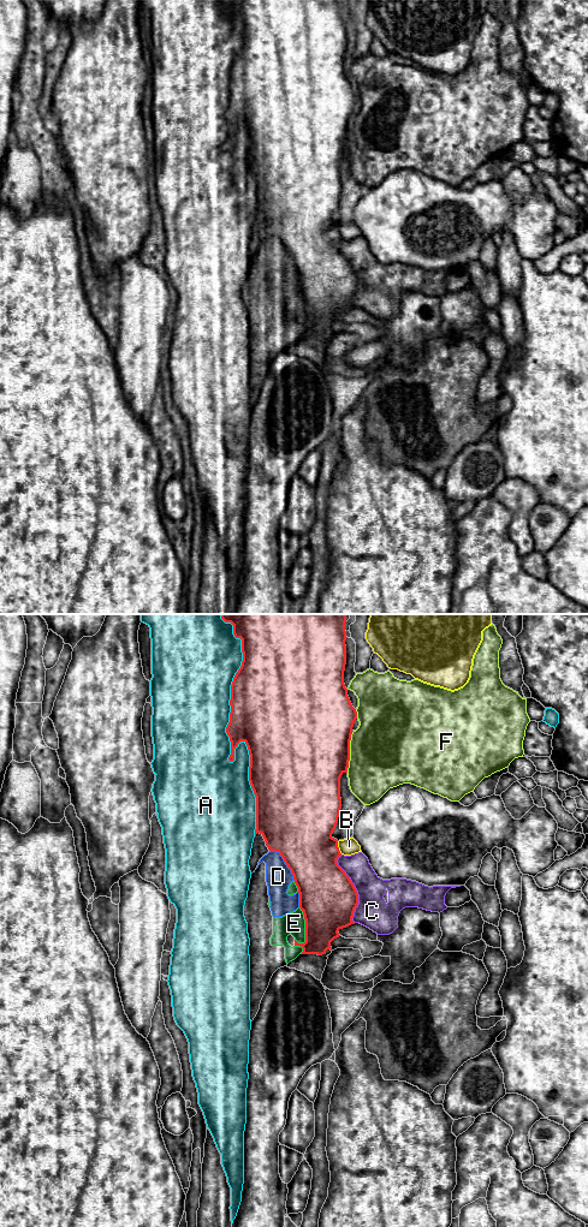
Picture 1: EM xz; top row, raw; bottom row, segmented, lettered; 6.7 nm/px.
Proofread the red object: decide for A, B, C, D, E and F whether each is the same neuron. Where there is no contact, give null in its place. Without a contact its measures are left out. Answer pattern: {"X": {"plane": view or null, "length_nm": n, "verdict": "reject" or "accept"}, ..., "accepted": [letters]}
{"A": {"plane": "xz", "length_nm": 1500, "verdict": "reject"}, "B": {"plane": "xz", "length_nm": 90, "verdict": "reject"}, "C": {"plane": "xz", "length_nm": 460, "verdict": "reject"}, "D": {"plane": "xz", "length_nm": 260, "verdict": "reject"}, "E": {"plane": "xz", "length_nm": 320, "verdict": "reject"}, "F": {"plane": "xz", "length_nm": 280, "verdict": "reject"}, "accepted": []}

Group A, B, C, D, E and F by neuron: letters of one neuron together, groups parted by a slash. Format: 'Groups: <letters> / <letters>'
Groups: A / B / C / D E / F

